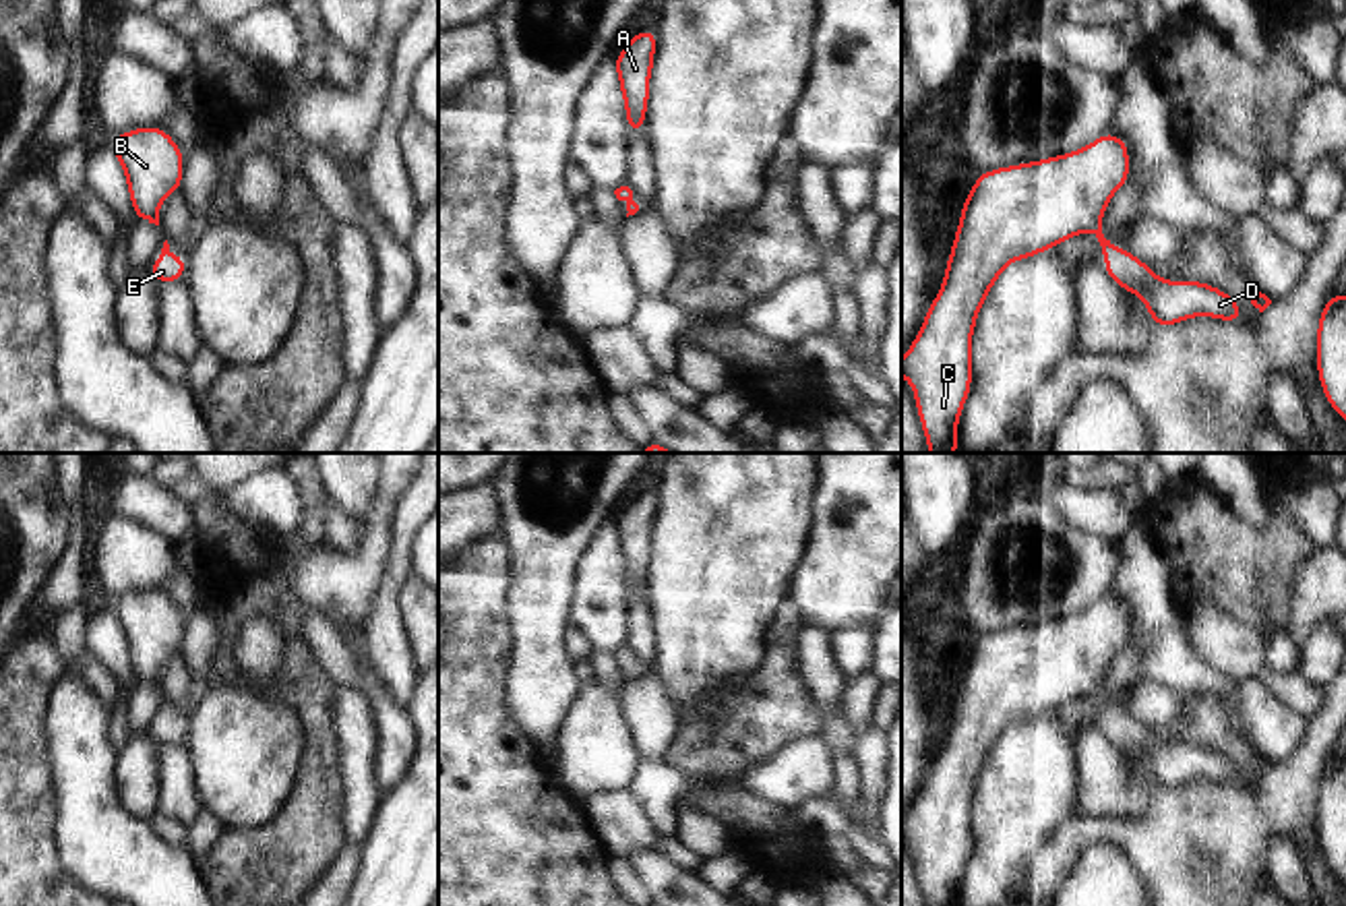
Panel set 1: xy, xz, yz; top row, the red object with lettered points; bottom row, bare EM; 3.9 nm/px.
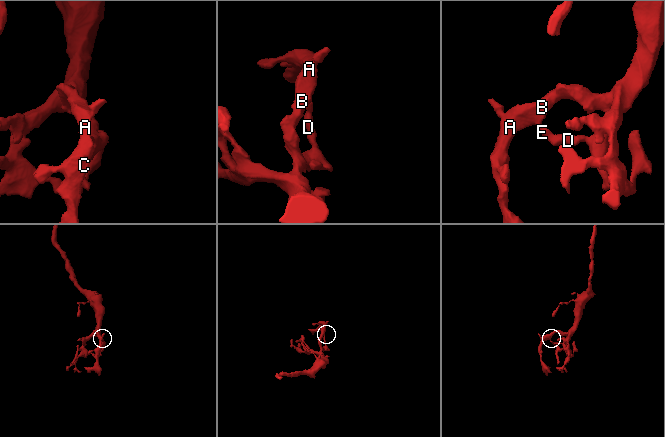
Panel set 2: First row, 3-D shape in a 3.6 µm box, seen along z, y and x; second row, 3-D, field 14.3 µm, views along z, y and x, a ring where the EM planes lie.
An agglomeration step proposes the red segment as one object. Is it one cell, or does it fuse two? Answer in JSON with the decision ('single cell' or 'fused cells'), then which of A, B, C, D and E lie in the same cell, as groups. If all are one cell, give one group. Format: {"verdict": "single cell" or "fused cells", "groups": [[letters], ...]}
{"verdict": "single cell", "groups": [["A", "B", "C", "D", "E"]]}

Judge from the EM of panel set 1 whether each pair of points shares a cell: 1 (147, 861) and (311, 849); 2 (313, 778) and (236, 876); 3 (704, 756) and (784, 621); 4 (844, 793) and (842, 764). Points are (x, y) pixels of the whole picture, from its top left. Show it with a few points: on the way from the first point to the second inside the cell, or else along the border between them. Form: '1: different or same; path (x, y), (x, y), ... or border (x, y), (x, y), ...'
1: different; border (195, 861), (203, 884)
2: same; path (313, 803), (261, 855)
3: same; path (737, 722), (778, 681), (780, 654)
4: same; path (844, 787), (844, 770)

